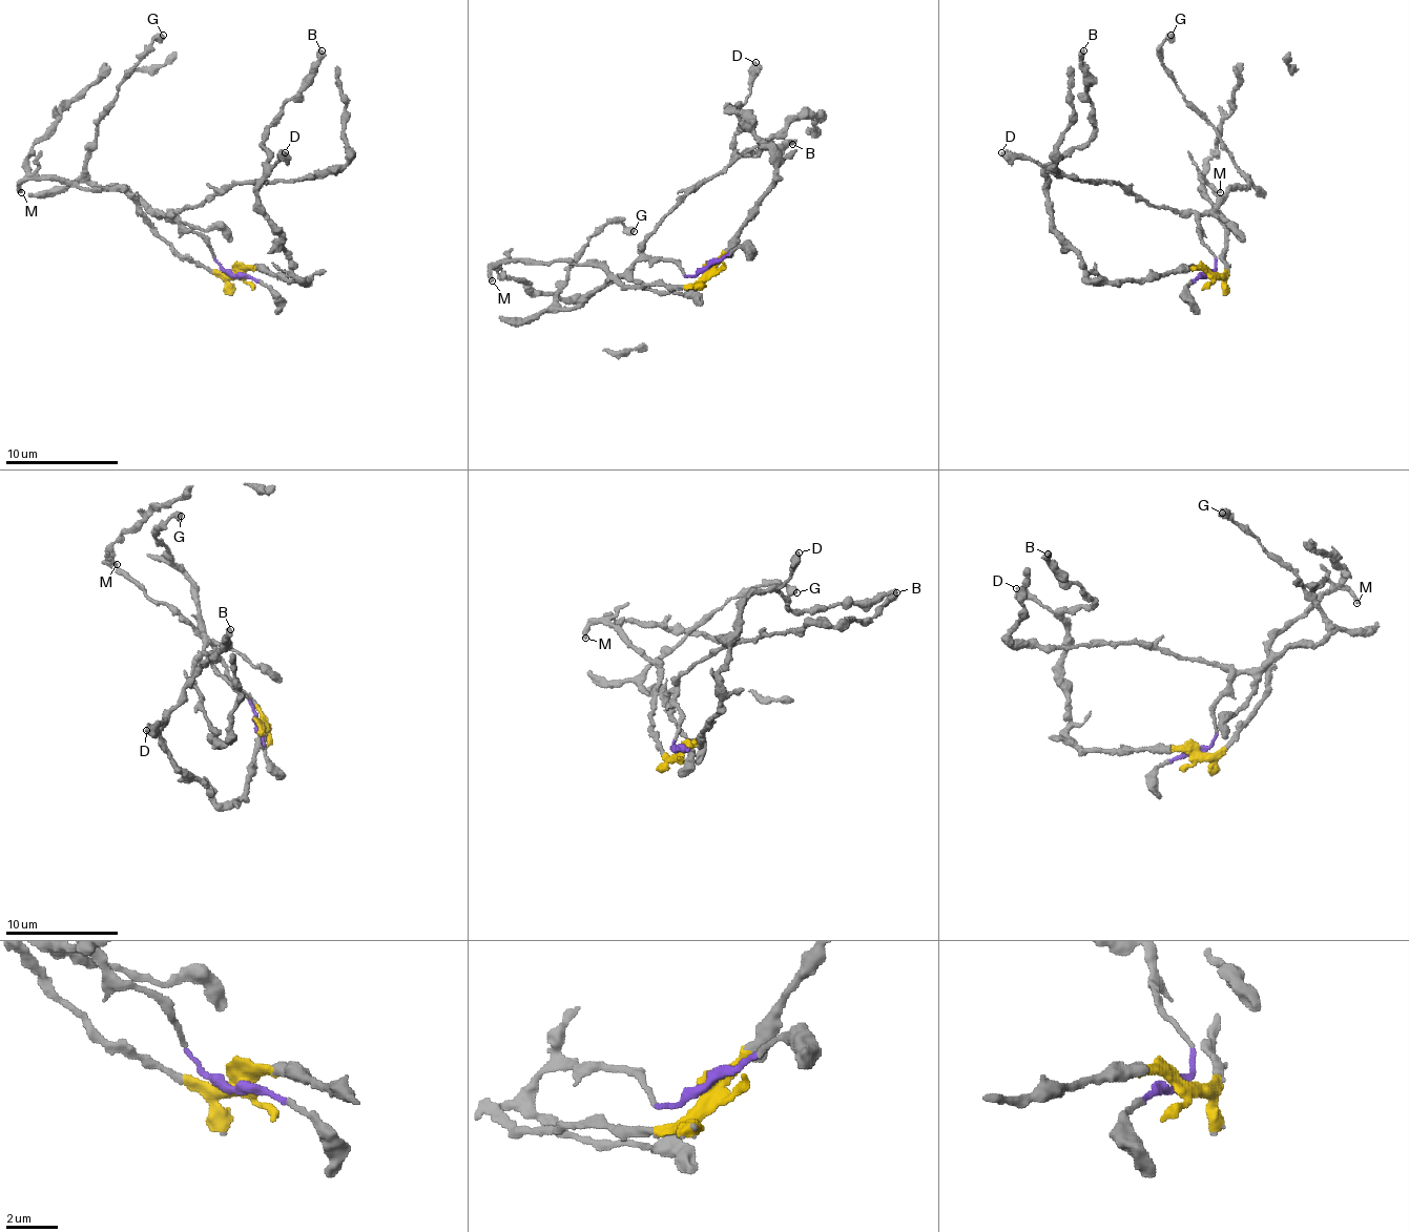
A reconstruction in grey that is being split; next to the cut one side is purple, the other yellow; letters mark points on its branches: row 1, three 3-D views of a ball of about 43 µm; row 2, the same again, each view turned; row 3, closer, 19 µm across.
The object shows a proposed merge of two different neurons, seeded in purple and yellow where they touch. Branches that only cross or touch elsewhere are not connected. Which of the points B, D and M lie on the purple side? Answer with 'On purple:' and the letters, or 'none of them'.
On purple: none of them

